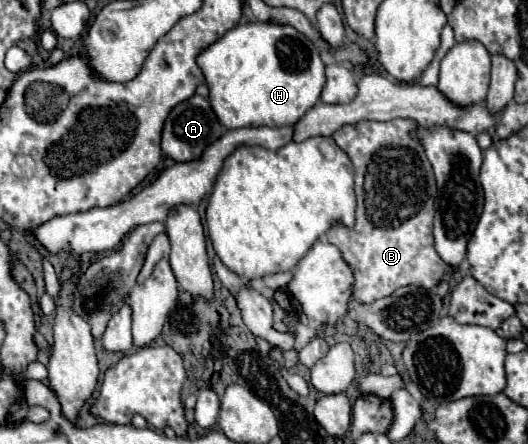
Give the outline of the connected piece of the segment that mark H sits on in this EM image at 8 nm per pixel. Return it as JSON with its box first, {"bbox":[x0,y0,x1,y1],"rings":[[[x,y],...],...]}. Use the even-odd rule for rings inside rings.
{"bbox":[198,22,326,130],"rings":[[[250,22],[236,26],[198,56],[198,66],[202,68],[210,88],[212,110],[216,112],[218,120],[230,130],[242,126],[274,128],[280,124],[294,124],[320,100],[320,92],[326,84],[324,64],[320,60],[316,44],[288,24]]]}

